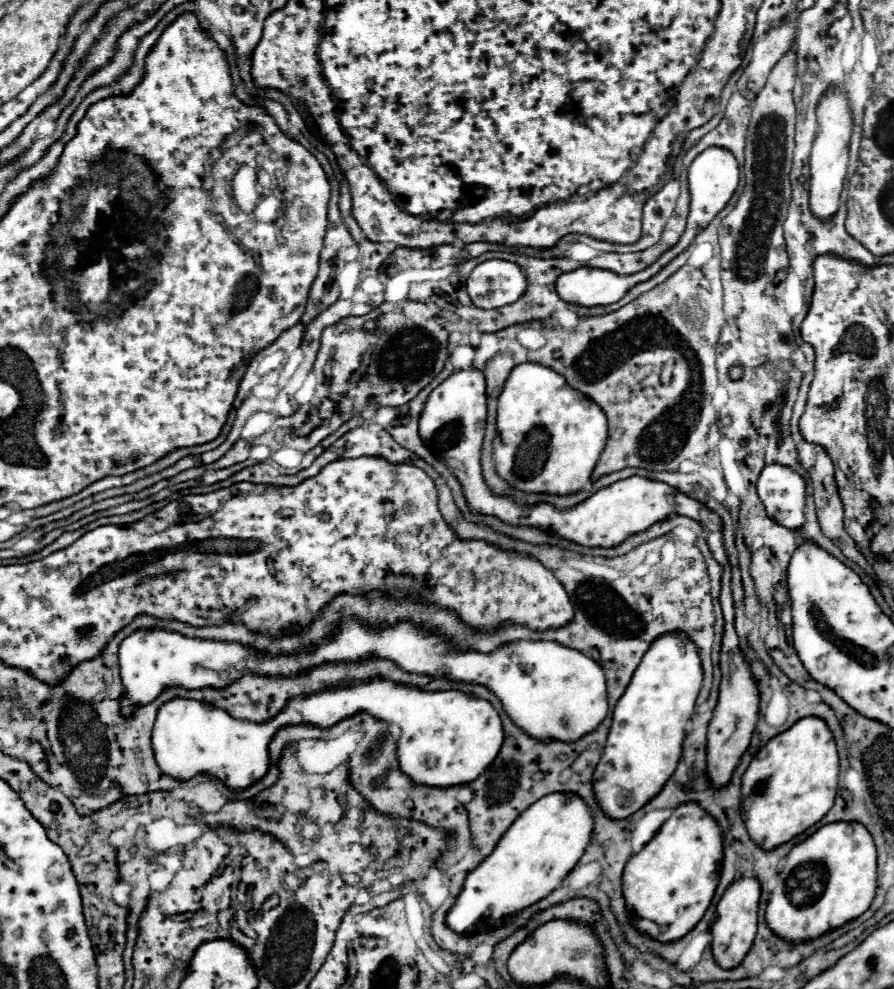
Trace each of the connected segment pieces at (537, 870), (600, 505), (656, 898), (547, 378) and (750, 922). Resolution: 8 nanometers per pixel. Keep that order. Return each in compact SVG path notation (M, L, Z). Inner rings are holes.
M552 792L536 800L506 830L496 850L468 874L462 892L448 912L448 926L458 934L474 934L500 926L504 916L548 896L576 866L590 844L592 830L594 818L578 794Z
M476 368L458 370L458 372L450 374L442 384L438 384L430 392L426 406L420 414L420 424L418 424L420 438L430 448L430 452L438 460L446 462L450 472L462 482L464 496L468 500L468 506L474 512L494 514L496 518L516 524L516 526L536 526L542 530L554 530L558 536L572 540L576 544L582 544L582 546L590 546L590 548L594 548L594 546L612 548L612 546L624 542L630 534L642 532L672 514L682 514L682 516L694 518L694 520L702 522L702 526L708 534L708 544L710 544L714 558L722 564L722 568L726 568L722 574L720 600L732 600L732 586L730 586L732 572L728 570L728 556L724 550L722 520L718 514L708 510L702 502L682 494L680 490L672 488L670 484L664 484L658 480L648 480L642 476L630 476L626 480L618 480L606 488L600 488L590 498L582 500L580 504L576 504L568 510L558 510L548 502L522 506L512 496L494 494L488 488L488 484L484 482L482 466L480 466L484 428L486 428L486 380L484 380L484 374Z
M684 802L676 806L656 836L644 844L644 848L634 854L624 868L624 898L628 908L634 912L632 922L636 928L662 942L678 940L688 934L710 906L722 870L722 850L722 828L698 802Z
M522 362L512 368L498 398L496 428L496 472L516 490L546 494L574 494L582 490L608 436L604 410L592 398L568 386L562 374L536 362Z
M754 876L734 880L720 898L716 906L716 918L712 924L712 952L722 968L734 968L736 964L740 964L740 960L752 946L758 924L758 902L760 902L760 882Z

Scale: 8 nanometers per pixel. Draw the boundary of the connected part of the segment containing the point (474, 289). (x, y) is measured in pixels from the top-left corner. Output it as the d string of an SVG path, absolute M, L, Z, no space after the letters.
M486 260L466 280L468 294L478 308L500 308L526 292L526 274L516 262Z

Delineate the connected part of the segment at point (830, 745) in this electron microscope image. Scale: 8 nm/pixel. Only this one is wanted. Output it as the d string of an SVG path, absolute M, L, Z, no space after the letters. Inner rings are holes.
M804 716L786 732L770 738L752 758L742 776L742 818L752 840L756 840L756 844L760 844L762 848L776 848L776 844L792 840L796 834L802 834L806 828L822 820L834 804L834 796L838 790L838 770L840 764L834 736L828 724L818 716Z

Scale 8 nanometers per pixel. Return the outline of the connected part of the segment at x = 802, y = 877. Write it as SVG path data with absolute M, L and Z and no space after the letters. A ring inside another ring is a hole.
M860 822L824 824L786 856L778 886L768 900L766 920L772 932L784 940L812 940L866 912L874 892L876 846L872 834Z

